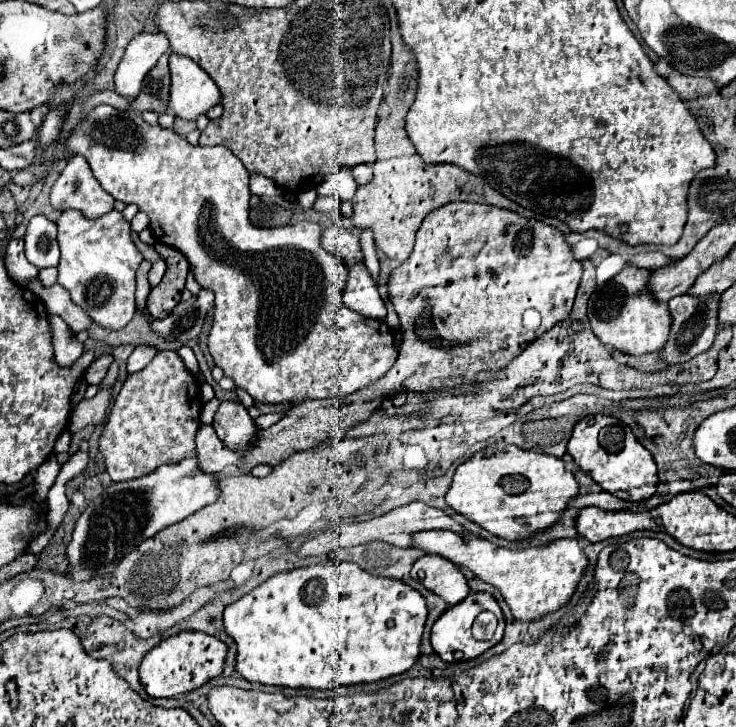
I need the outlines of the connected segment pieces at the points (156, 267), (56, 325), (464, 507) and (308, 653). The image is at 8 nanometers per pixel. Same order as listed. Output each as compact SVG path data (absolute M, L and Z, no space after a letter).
M161 260L161 262L155 262L155 264L151 266L151 270L149 270L149 284L151 284L151 286L157 286L157 284L161 282L161 278L163 278L165 270L167 270L167 266L165 266L163 260Z
M49 316L49 324L53 330L53 348L59 366L71 366L83 354L83 342L77 340L61 316Z
M495 444L495 454L489 456L487 448L477 452L471 460L463 462L457 466L455 478L453 478L453 486L449 488L445 500L451 508L455 508L459 514L463 514L465 518L473 520L475 524L479 524L481 528L485 528L487 532L505 538L505 540L525 540L531 538L537 532L545 532L551 526L555 526L561 518L561 512L569 506L569 502L579 494L579 482L575 480L573 472L565 468L565 462L557 456L551 454L537 454L537 452L529 452L529 450L521 450L513 444L507 446L499 446Z
M329 562L329 564L317 564L317 566L307 566L307 568L297 568L289 572L279 572L271 576L267 582L257 586L253 592L245 594L241 600L229 604L225 608L225 630L227 634L237 642L237 672L247 678L249 682L259 682L259 684L271 684L271 686L287 686L287 688L313 688L313 690L335 690L339 686L351 686L351 684L363 684L363 682L377 682L389 676L403 674L411 670L419 656L421 656L421 636L427 620L427 604L425 598L405 582L393 580L393 578L381 578L373 576L365 570L361 570L353 562Z

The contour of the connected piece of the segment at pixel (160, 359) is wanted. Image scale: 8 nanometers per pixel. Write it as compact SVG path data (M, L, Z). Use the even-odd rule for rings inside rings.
M169 350L157 352L141 372L125 380L99 438L99 450L111 480L135 480L157 470L161 464L175 464L193 456L201 410L203 400L199 384L187 372L181 356Z

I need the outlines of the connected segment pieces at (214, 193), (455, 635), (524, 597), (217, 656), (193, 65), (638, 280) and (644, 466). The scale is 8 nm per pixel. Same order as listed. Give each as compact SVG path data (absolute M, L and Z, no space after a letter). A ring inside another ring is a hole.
M101 104L95 106L85 118L81 118L81 122L77 122L77 126L69 132L69 136L63 142L63 158L69 160L71 156L83 154L93 170L93 174L99 178L101 186L115 198L121 202L131 202L135 206L139 206L139 210L149 214L151 220L151 230L157 242L167 244L179 252L183 252L195 272L195 280L207 288L213 290L215 294L215 314L213 314L213 326L209 332L209 354L213 356L215 364L225 372L227 378L231 378L235 382L235 386L245 388L255 402L267 402L267 404L299 404L307 398L329 398L329 396L337 396L337 398L345 398L373 382L377 382L391 366L393 360L397 360L397 348L395 348L395 334L393 330L387 326L387 322L381 320L367 320L359 314L355 314L353 310L349 310L343 300L341 300L341 292L345 290L347 284L347 266L335 258L333 254L325 252L325 248L321 248L321 232L323 228L315 222L297 222L281 226L281 228L255 228L249 224L247 220L247 210L249 210L249 174L245 170L245 166L241 164L241 160L229 152L229 148L225 146L211 146L211 148L203 148L203 146L191 146L183 136L175 134L173 130L165 130L161 126L151 126L147 124L139 112L135 110L117 110L113 106Z
M471 592L463 602L459 602L459 604L453 606L453 608L449 608L449 610L435 622L435 626L433 626L433 630L431 630L431 644L433 644L435 652L441 656L441 660L445 660L445 662L451 664L451 662L457 662L455 652L463 652L463 654L465 654L465 660L471 660L471 658L481 656L485 650L489 650L491 646L495 646L495 644L503 638L503 630L505 630L505 616L503 616L503 612L501 612L497 600L493 598L493 594L489 594L489 592L475 592L475 594L473 594L473 592ZM483 610L489 610L489 612L493 612L493 614L499 618L499 626L497 626L497 630L495 630L495 634L493 634L491 640L475 640L473 634L471 634L473 620L475 620L477 614L481 614Z
M449 530L417 532L413 540L415 540L415 548L427 550L429 554L439 554L451 560L453 564L465 566L479 580L499 588L505 602L511 606L513 616L523 622L539 620L563 608L575 594L577 584L583 578L583 572L589 564L579 540L569 540L569 538L555 540L541 548L525 548L525 550L499 548L489 540L475 538L473 534L469 534L465 540Z
M181 632L163 640L149 654L145 654L139 666L139 678L143 688L153 698L173 698L187 694L195 688L201 688L211 678L217 678L223 672L227 656L227 646L203 632Z
M171 54L171 100L169 112L183 120L195 120L207 114L209 108L217 106L221 92L211 76L191 58Z
M625 266L615 278L593 292L587 308L587 318L593 334L603 344L611 346L611 350L619 350L631 356L643 356L665 346L665 340L669 338L669 308L667 304L659 304L657 300L653 300L653 296L649 296L647 280L647 270Z
M585 416L575 424L573 436L567 444L569 454L603 490L629 502L641 502L655 494L659 476L657 464L647 448L643 448L633 436L631 428L621 424L613 416Z

